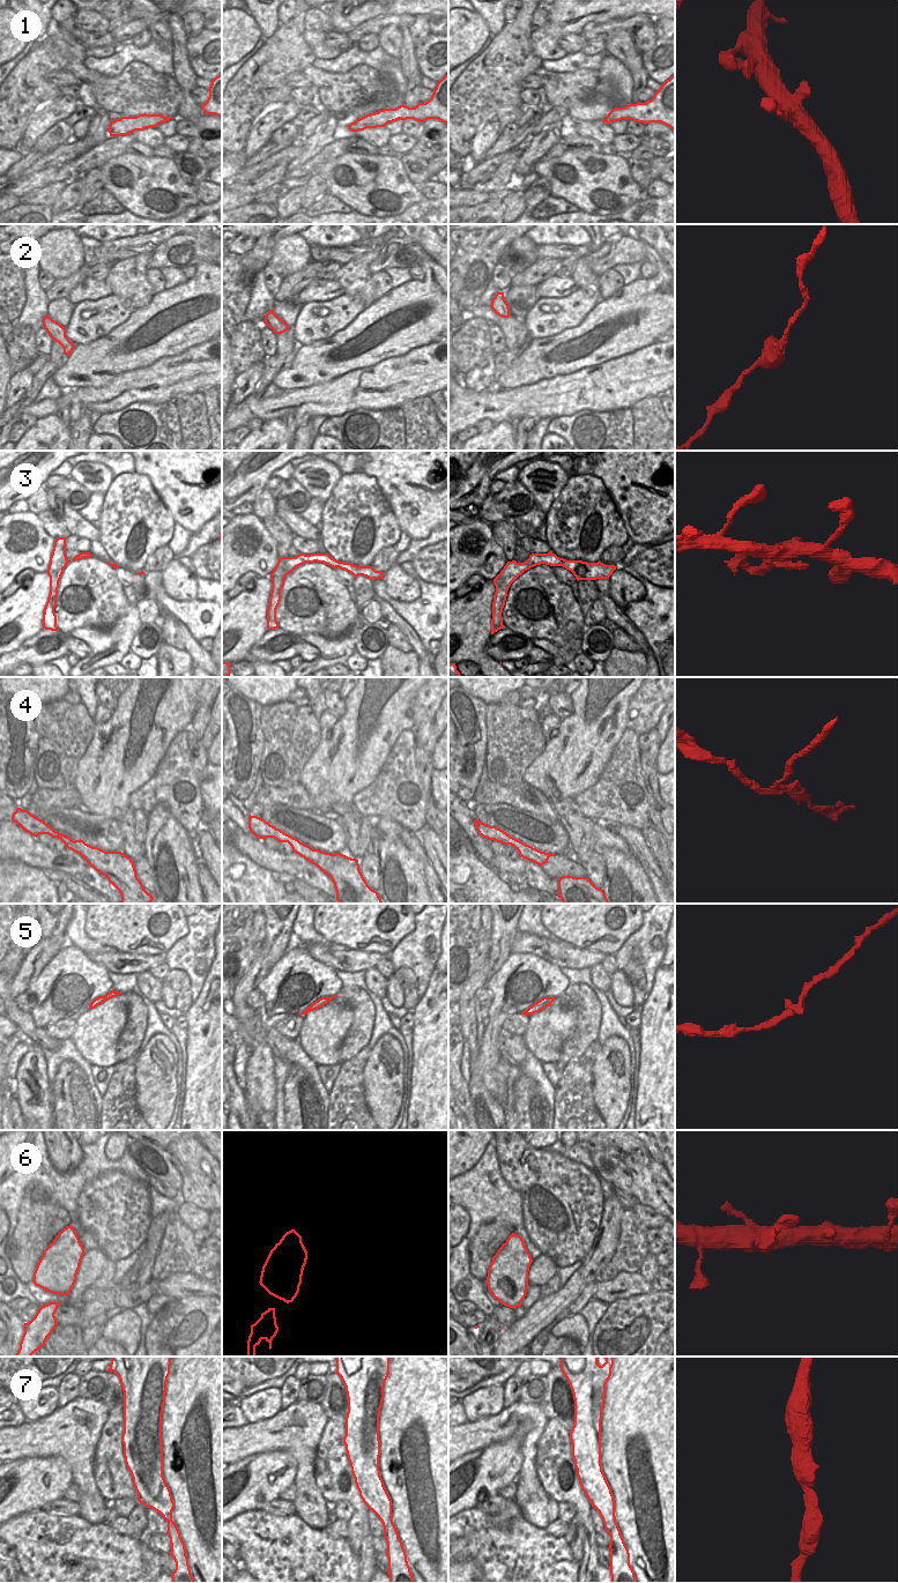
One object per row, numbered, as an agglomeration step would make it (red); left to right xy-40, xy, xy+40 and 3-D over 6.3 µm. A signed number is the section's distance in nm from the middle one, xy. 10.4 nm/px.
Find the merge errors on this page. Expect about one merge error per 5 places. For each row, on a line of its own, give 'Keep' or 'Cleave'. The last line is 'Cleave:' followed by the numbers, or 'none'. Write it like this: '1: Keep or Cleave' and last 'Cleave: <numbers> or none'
1: Keep
2: Keep
3: Keep
4: Cleave
5: Keep
6: Keep
7: Keep
Cleave: 4.

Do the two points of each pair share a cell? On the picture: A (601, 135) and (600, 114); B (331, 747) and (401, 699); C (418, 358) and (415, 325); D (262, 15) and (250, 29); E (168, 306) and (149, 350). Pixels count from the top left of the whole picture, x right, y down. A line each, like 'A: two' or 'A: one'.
A: two
B: one
C: two
D: two
E: one

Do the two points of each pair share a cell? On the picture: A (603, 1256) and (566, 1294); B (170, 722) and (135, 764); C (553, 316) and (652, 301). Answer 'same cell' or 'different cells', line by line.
A: same cell
B: same cell
C: different cells

